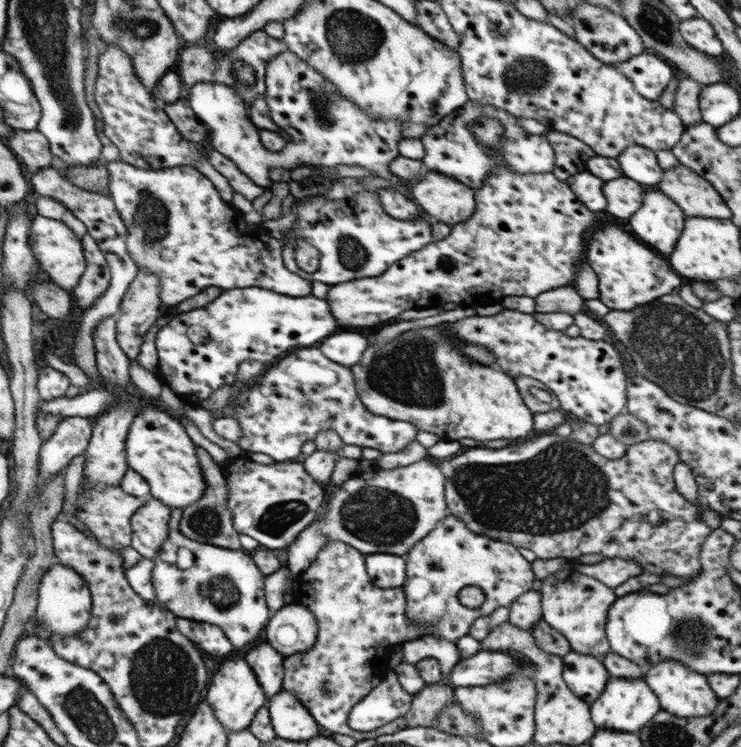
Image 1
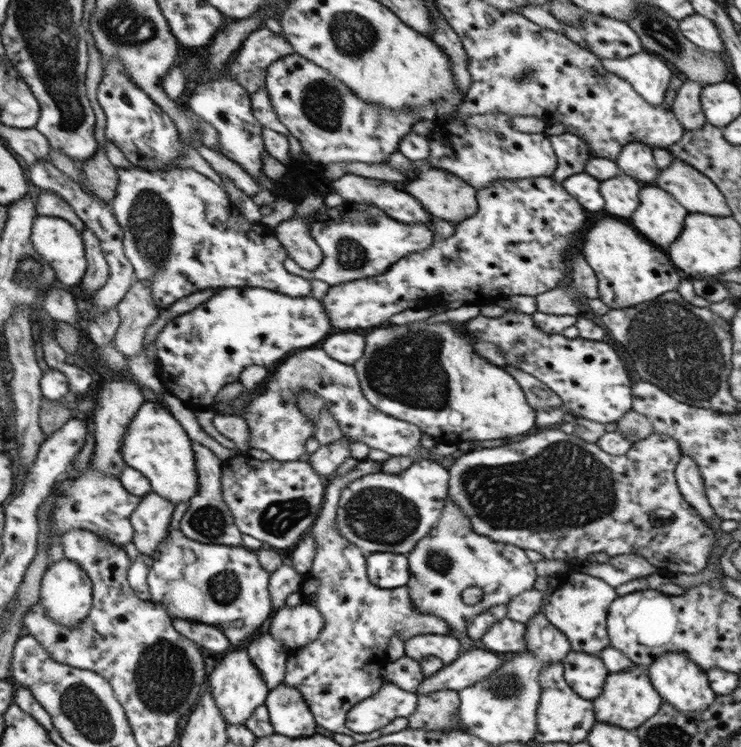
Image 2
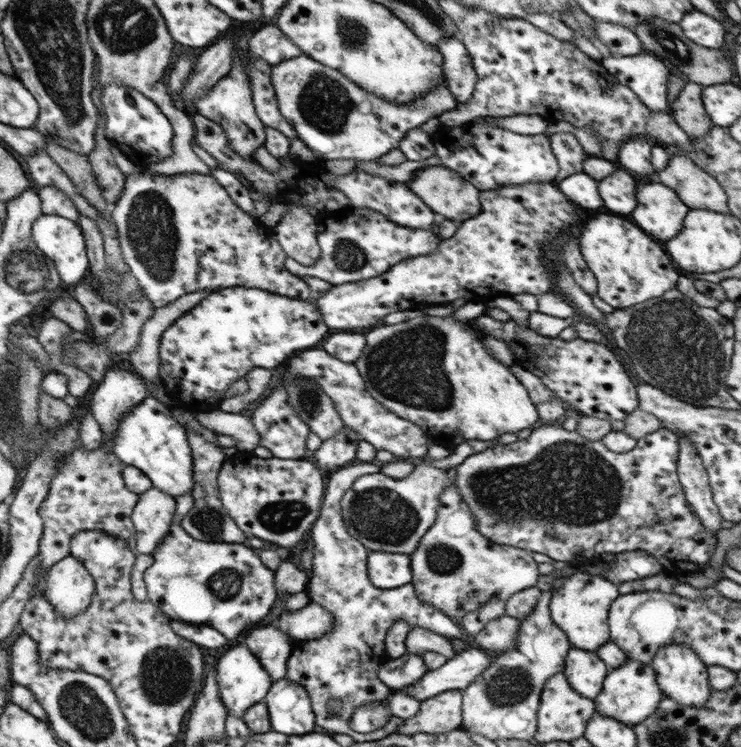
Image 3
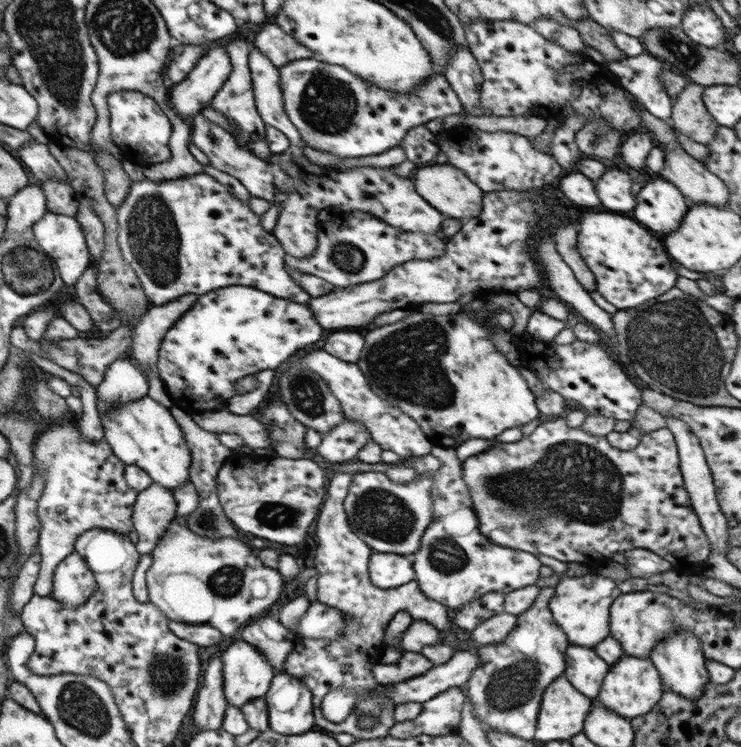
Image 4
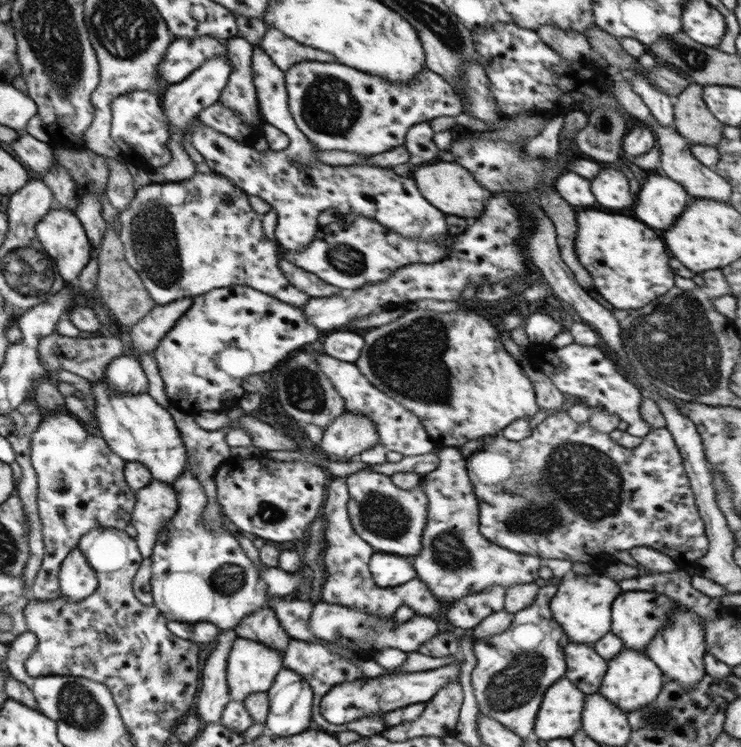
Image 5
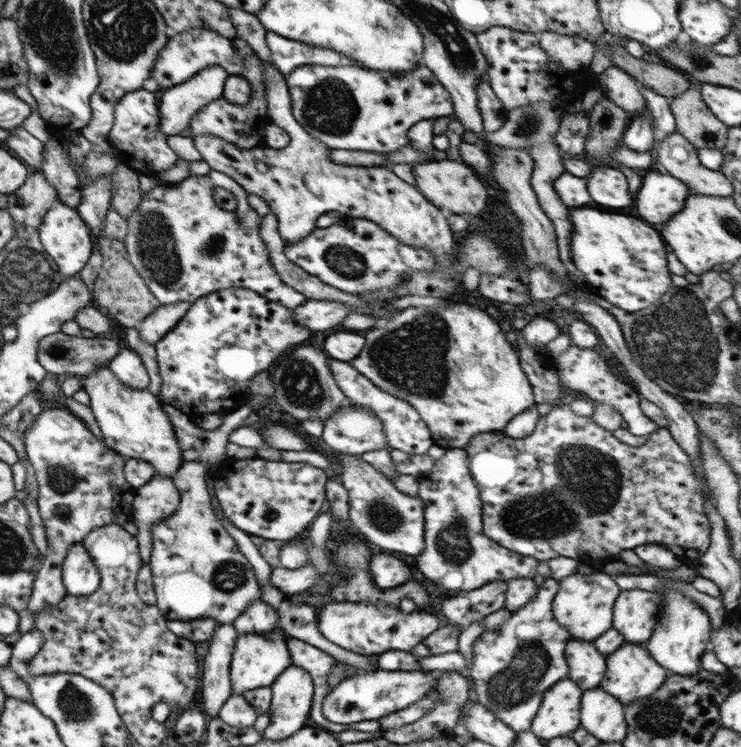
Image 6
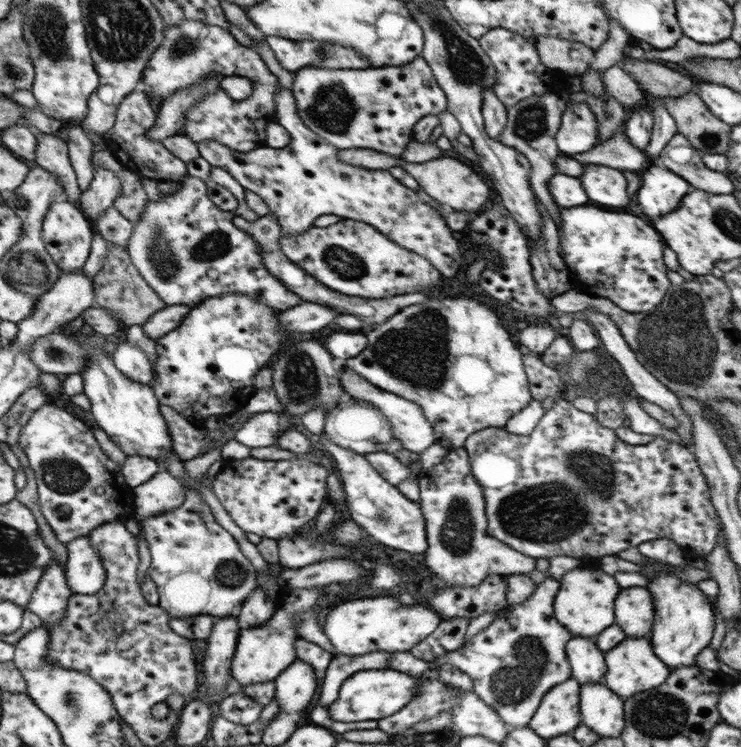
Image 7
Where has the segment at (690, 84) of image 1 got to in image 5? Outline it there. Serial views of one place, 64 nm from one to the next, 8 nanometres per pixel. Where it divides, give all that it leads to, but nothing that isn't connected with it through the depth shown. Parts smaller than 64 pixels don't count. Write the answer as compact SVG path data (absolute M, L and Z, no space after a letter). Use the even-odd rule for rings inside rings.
M692 83L673 99L672 127L687 141L701 146L715 147L721 140L723 126L705 106L701 98L702 86Z

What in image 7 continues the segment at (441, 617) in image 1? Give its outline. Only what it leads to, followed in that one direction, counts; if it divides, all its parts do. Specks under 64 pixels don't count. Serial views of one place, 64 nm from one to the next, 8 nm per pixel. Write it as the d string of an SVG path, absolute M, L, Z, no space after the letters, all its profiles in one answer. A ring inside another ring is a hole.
M461 447L448 451L432 468L417 479L419 506L425 523L427 550L424 564L446 587L469 587L489 575L527 575L535 568L535 559L494 539L486 531L485 499L481 487L471 475L467 451Z

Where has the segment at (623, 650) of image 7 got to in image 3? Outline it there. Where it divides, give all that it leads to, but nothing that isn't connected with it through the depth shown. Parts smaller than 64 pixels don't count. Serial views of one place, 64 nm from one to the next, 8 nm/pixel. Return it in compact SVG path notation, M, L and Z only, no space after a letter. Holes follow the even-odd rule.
M625 659L623 663L606 674L599 695L592 700L594 711L602 716L615 719L623 725L633 726L640 723L641 720L650 716L655 708L658 708L658 703L663 697L655 681L655 676L650 663Z

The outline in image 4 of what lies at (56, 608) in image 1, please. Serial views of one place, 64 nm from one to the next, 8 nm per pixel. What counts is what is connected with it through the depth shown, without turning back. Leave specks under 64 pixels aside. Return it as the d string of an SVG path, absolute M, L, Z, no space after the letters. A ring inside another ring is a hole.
M73 551L55 566L49 596L60 602L63 608L69 609L83 605L95 588L93 573L83 558Z

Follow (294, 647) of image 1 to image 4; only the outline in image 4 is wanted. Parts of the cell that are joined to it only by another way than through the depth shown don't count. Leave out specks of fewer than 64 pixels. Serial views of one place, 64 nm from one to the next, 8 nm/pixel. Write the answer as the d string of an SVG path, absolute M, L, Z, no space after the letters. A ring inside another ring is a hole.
M317 600L310 603L305 614L295 622L296 636L300 636L300 640L337 640L343 630L343 613Z

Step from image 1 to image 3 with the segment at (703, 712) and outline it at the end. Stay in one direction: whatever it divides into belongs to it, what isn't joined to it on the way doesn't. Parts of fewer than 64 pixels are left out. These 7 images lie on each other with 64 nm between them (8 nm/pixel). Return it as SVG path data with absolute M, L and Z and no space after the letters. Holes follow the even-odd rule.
M683 643L663 645L655 651L655 655L649 662L655 672L655 681L662 692L663 697L667 696L675 700L677 704L700 708L709 697L710 687L708 686L708 674L705 664L699 661L695 651Z

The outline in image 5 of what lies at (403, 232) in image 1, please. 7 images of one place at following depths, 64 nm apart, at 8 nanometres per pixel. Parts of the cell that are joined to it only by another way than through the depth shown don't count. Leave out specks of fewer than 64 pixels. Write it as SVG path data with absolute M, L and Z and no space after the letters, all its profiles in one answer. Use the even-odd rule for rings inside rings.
M339 214L335 222L318 228L306 248L282 251L282 257L332 287L353 291L388 280L391 274L409 264L434 264L446 256L445 247L435 240L403 238L363 216Z

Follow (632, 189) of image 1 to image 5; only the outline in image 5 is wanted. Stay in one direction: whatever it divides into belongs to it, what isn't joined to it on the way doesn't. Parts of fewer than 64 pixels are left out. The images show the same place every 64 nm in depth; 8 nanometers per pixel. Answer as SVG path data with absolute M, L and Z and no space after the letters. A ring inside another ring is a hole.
M602 168L599 174L589 182L591 194L595 196L595 202L603 208L619 210L631 206L635 195L629 194L627 178L611 168Z

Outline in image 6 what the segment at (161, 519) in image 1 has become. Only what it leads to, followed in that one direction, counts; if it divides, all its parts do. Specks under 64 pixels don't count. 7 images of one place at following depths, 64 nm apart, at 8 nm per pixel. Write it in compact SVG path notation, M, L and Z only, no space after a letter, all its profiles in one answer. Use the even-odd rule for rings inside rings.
M154 475L151 480L134 490L134 499L132 502L131 520L134 522L138 533L135 534L138 553L142 564L148 564L151 550L151 525L157 524L157 521L165 519L175 512L179 504L179 491L175 488L173 480L170 477Z

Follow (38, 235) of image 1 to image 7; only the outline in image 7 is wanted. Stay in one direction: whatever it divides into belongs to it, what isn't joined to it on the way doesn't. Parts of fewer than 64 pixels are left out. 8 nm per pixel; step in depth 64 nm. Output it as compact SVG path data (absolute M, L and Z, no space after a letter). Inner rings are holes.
M58 199L49 204L40 229L40 239L50 260L63 272L74 272L87 259L93 234L93 224L82 214L77 204Z

